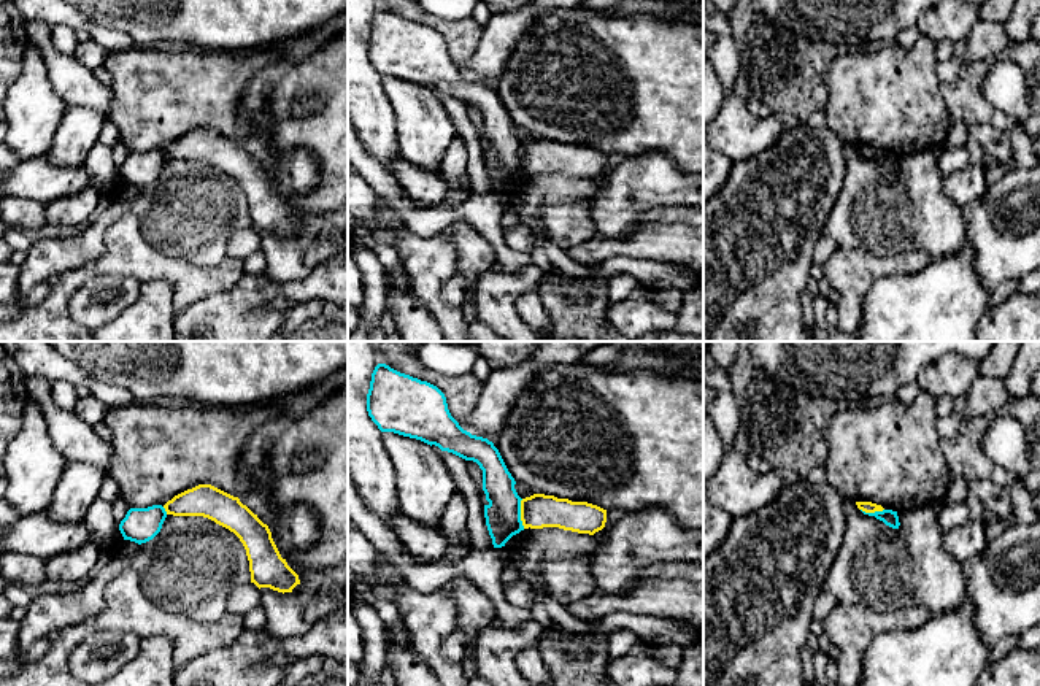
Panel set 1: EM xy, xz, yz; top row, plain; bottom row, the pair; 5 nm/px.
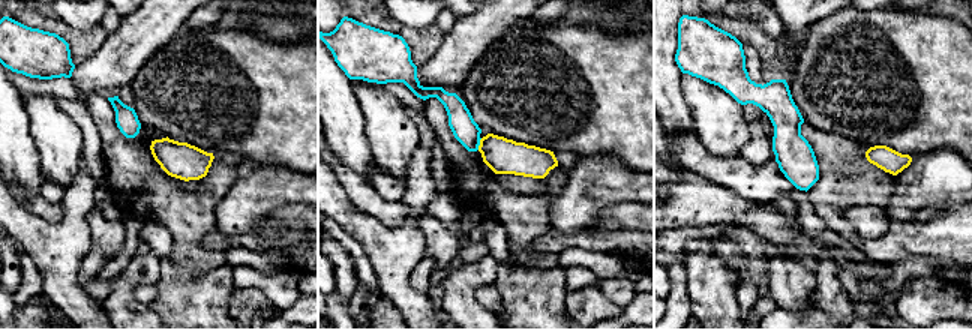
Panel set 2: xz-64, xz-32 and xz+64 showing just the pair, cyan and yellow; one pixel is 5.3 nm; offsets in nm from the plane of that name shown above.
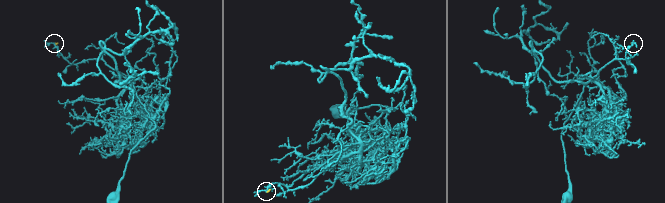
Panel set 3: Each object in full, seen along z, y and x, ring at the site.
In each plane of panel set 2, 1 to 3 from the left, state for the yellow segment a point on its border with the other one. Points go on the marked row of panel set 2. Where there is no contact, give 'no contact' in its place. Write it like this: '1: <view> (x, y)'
1: no contact
2: xz-32 (479, 144)
3: no contact

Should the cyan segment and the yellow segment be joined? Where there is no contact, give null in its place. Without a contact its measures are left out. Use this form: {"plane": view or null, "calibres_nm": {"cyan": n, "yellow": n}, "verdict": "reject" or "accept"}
{"plane": "xz", "calibres_nm": {"cyan": 180, "yellow": 170}, "verdict": "reject"}

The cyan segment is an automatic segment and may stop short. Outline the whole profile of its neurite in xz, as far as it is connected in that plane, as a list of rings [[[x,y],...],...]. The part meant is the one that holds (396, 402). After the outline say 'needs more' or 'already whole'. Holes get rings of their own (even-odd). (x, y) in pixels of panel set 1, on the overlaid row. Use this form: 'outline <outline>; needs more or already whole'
outline [[[378,364],[372,373],[367,394],[367,411],[381,432],[394,432],[403,437],[435,445],[441,451],[453,453],[465,461],[473,461],[483,470],[483,491],[486,494],[484,518],[494,548],[502,548],[521,530],[521,497],[514,489],[514,478],[508,472],[499,449],[492,441],[464,430],[451,416],[445,394],[433,384],[400,373],[386,364]]]; already whole

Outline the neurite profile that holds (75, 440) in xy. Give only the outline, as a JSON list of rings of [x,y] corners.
[[[43,376],[25,378],[29,400],[40,405],[56,449],[67,462],[92,464],[108,475],[111,443],[98,438],[94,429],[76,416],[75,410],[65,411],[59,408],[54,403],[51,387],[52,383]]]

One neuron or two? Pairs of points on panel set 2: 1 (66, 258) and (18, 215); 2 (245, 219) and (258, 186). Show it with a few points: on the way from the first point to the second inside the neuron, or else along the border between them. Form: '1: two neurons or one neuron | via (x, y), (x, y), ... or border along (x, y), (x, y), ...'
1: one neuron | via (54, 248), (30, 227)
2: one neuron | via (245, 212), (245, 206), (255, 194)

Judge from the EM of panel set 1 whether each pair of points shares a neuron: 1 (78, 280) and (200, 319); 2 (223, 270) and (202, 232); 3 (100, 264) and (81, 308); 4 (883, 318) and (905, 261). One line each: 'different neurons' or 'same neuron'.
1: different neurons
2: different neurons
3: different neurons
4: different neurons

